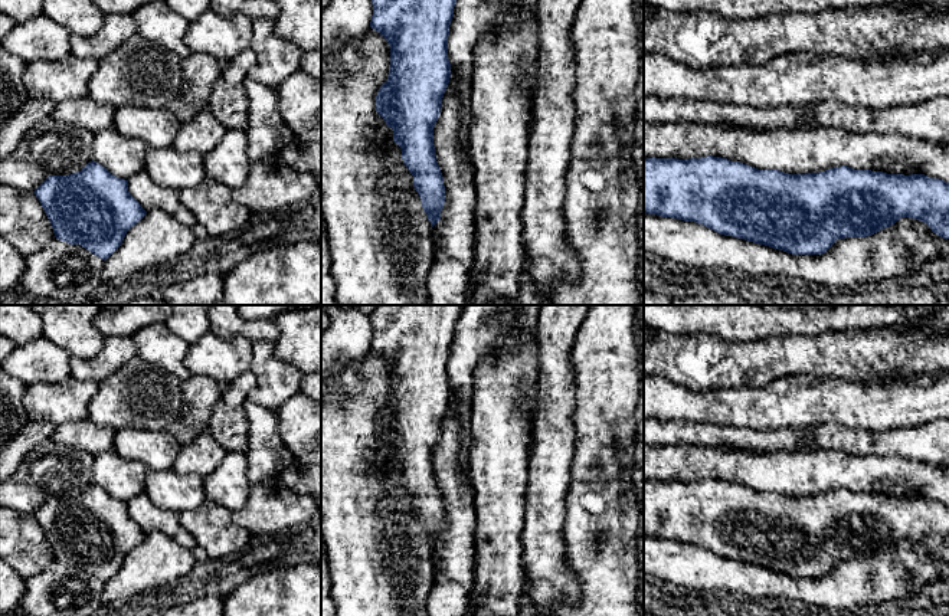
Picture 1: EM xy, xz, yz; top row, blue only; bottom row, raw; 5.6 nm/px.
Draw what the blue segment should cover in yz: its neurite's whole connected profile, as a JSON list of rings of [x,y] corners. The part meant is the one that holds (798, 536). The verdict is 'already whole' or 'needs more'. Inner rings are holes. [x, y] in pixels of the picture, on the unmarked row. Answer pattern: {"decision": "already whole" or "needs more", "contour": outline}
{"decision": "already whole", "contour": [[[721,479],[644,481],[644,535],[696,544],[720,557],[745,561],[792,577],[822,577],[838,561],[867,560],[893,548],[901,540],[926,545],[933,556],[949,561],[949,505],[925,497],[887,497],[847,488],[819,495],[788,497],[757,492]]]}

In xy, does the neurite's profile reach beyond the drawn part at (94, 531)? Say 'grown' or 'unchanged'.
unchanged

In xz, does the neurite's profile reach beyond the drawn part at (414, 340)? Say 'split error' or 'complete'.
complete

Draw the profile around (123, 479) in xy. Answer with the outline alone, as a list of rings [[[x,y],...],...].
[[[104,452],[94,459],[92,481],[118,501],[130,502],[145,489],[148,468],[125,461],[117,452]]]

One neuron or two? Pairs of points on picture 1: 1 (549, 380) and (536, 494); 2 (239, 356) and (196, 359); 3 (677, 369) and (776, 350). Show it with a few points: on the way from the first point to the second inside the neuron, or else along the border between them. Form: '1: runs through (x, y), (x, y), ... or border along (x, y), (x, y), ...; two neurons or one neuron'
1: runs through (549, 409), (549, 465); one neuron
2: runs through (229, 356), (206, 357); one neuron
3: runs through (702, 373), (713, 373), (723, 364), (752, 364); one neuron

